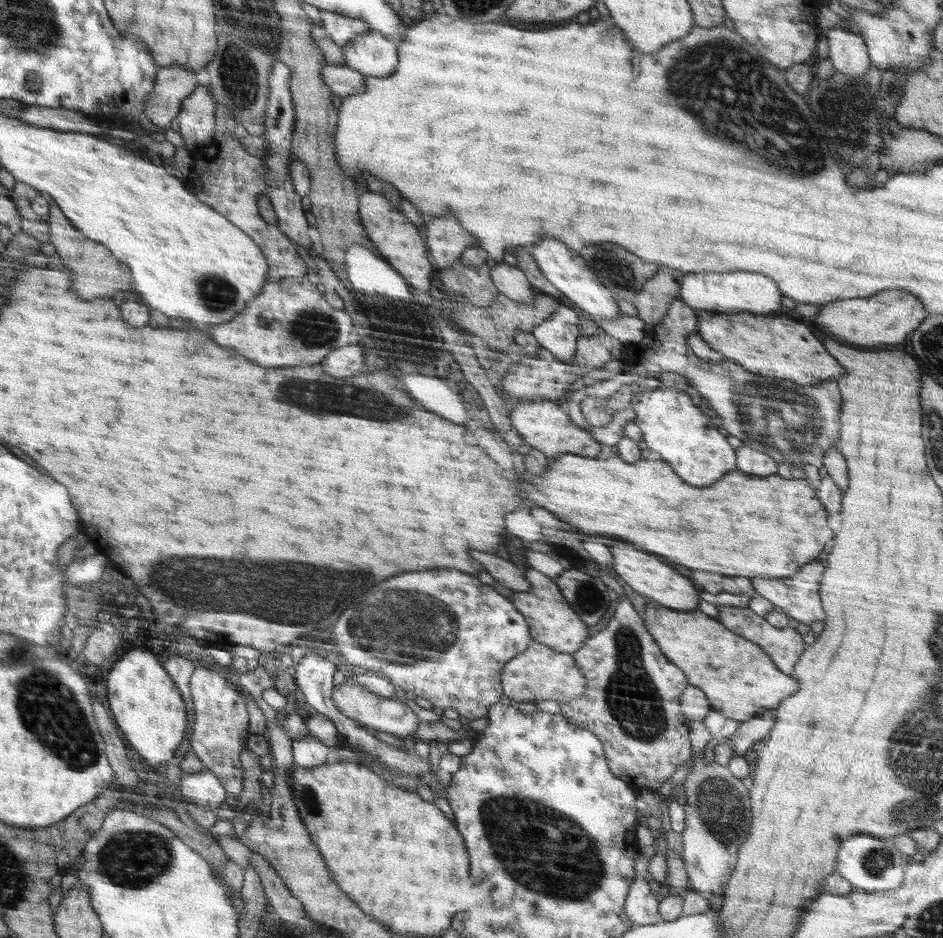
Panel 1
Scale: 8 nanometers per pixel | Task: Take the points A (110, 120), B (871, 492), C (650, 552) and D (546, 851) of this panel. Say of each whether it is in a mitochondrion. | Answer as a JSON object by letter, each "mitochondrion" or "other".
{"A":"other","B":"other","C":"other","D":"mitochondrion"}

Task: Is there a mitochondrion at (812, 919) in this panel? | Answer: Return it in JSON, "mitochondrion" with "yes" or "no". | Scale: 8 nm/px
{"mitochondrion":"no"}

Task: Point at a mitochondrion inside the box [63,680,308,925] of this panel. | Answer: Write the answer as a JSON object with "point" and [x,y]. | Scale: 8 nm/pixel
{"point":[134,859]}

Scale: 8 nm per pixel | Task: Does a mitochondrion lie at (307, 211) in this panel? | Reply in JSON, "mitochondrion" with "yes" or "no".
{"mitochondrion":"no"}

